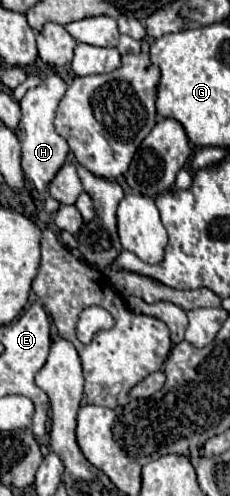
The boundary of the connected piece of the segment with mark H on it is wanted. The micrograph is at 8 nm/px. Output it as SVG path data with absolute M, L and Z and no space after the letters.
M49 75L43 79L43 83L39 87L29 89L19 103L21 111L23 111L23 119L17 129L17 137L19 137L21 149L23 149L21 165L23 165L25 183L27 183L25 187L35 199L45 199L45 185L53 179L53 173L57 173L57 169L61 169L61 165L67 161L67 155L69 155L67 141L63 137L59 137L53 127L55 111L57 111L59 101L63 99L65 91L67 91L65 79L61 79L59 75Z

